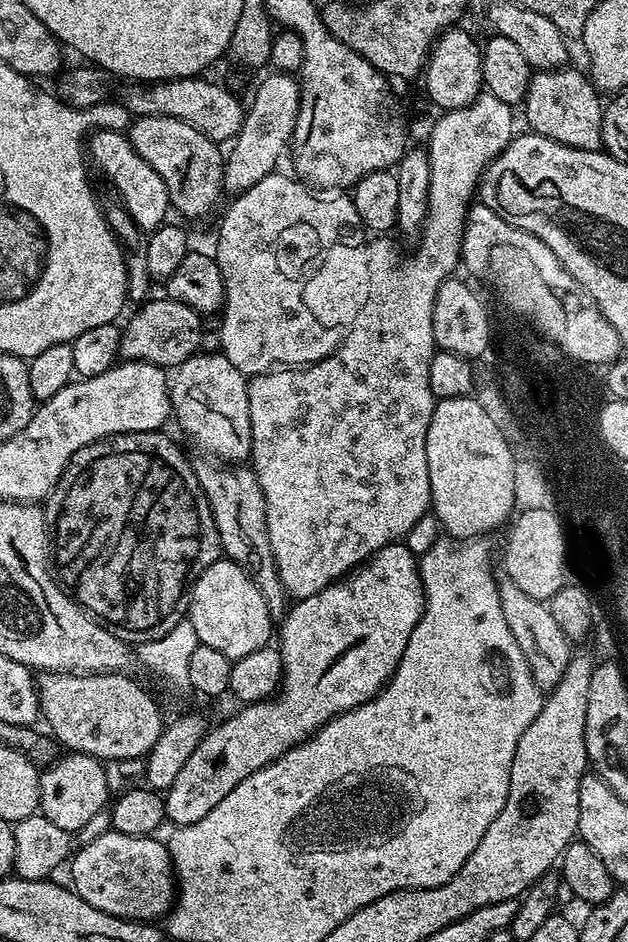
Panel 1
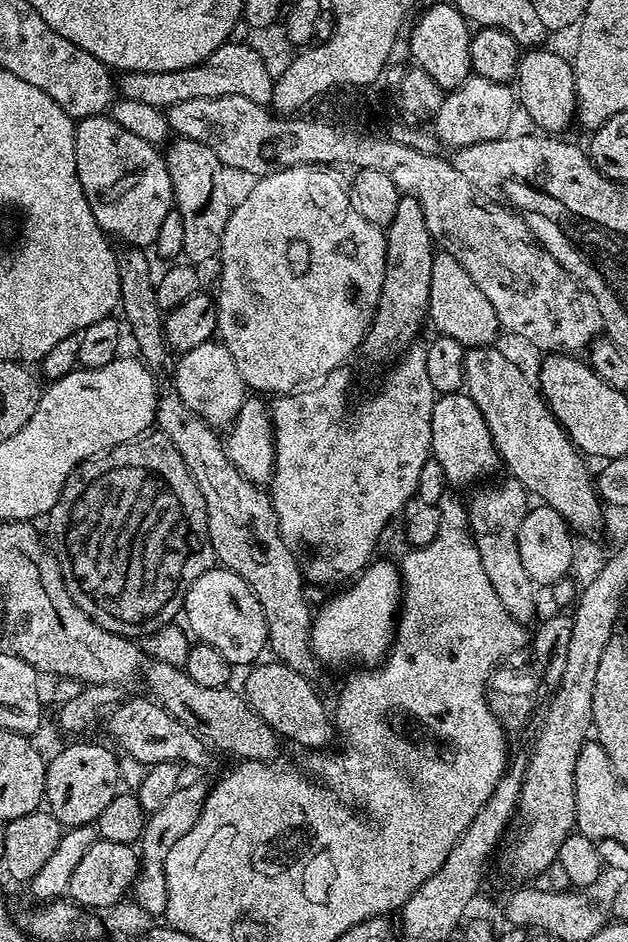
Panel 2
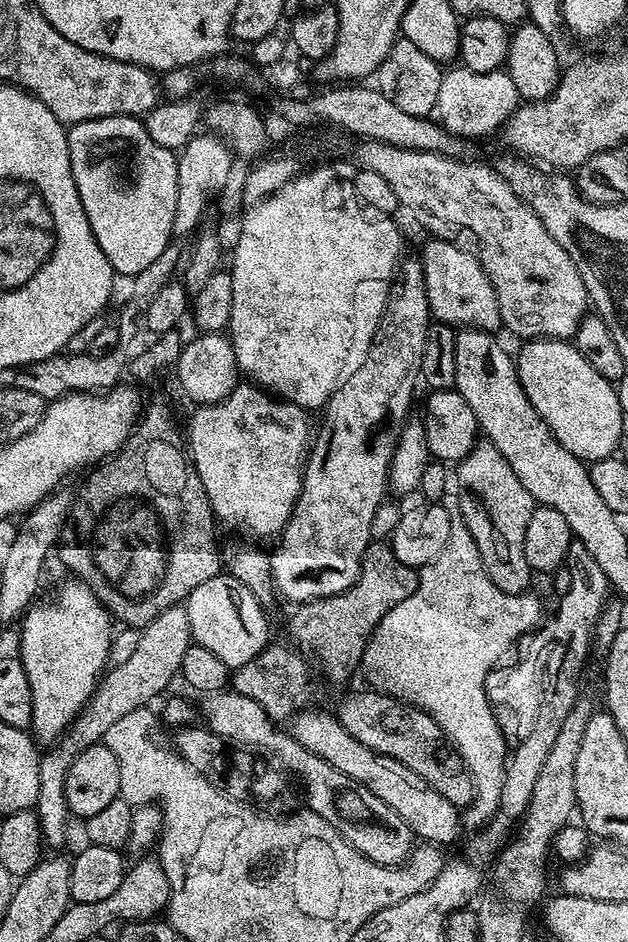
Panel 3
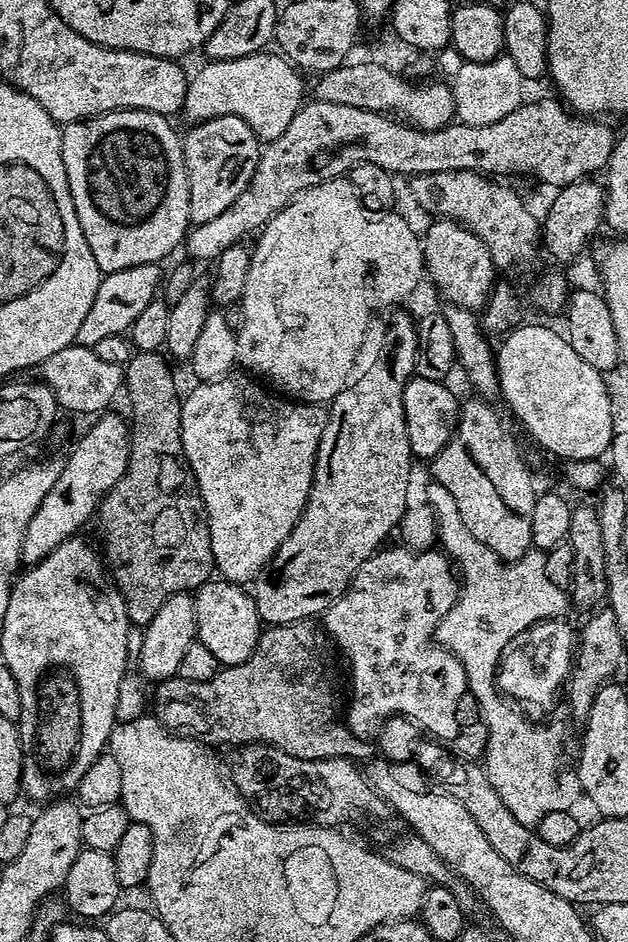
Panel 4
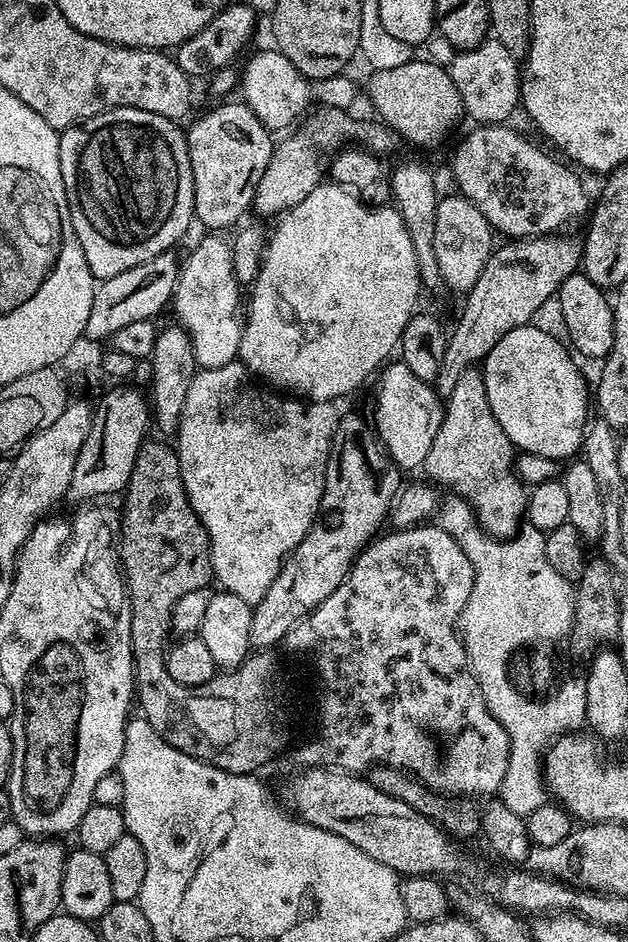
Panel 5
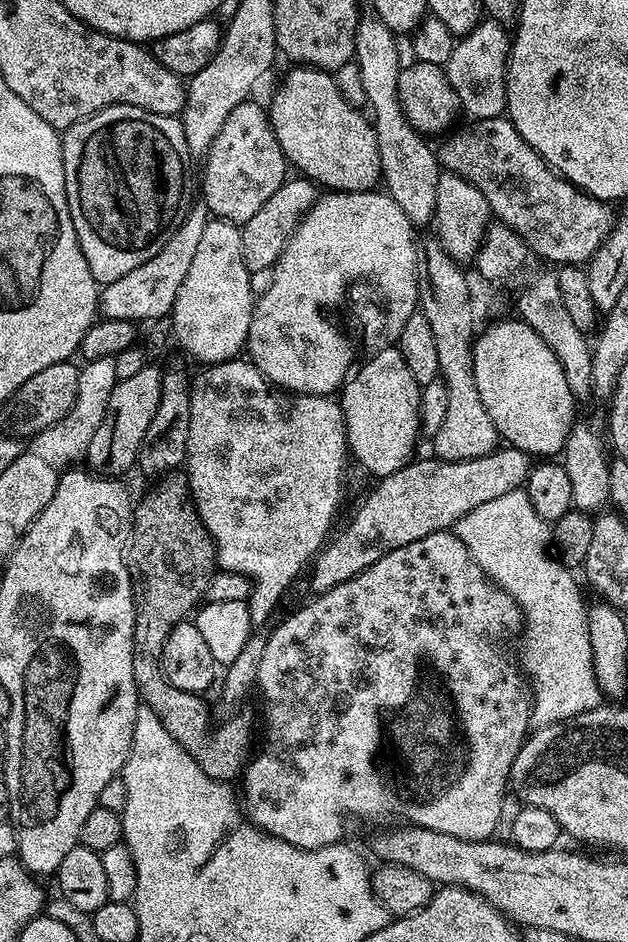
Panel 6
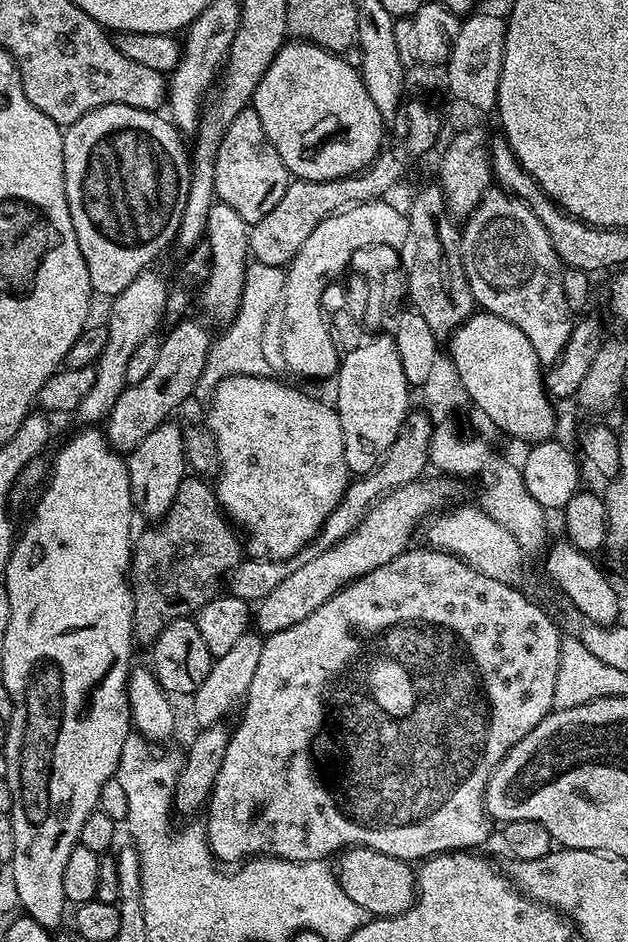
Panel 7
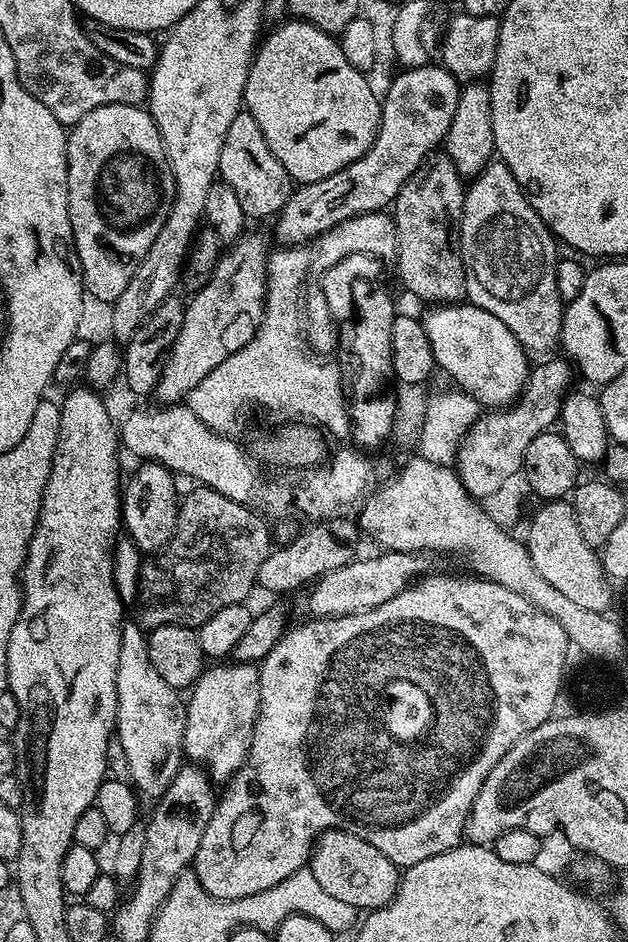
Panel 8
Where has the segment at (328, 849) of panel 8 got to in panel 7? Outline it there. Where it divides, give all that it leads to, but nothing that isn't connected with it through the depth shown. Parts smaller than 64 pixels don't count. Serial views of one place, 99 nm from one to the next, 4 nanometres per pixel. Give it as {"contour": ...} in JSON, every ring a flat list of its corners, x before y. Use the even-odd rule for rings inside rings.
{"contour":[[355,846,343,849,335,860,336,880,342,886,346,898,362,906,369,917,397,916,410,910,416,901,416,872,409,861]]}

